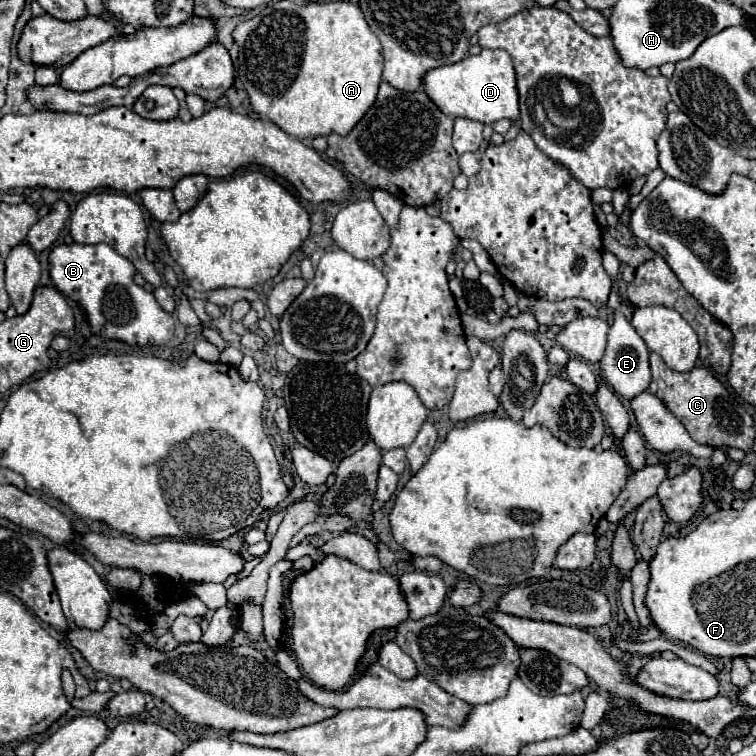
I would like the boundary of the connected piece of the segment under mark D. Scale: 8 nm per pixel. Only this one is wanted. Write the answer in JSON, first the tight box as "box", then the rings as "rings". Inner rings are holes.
{"box":[422,49,518,123],"rings":[[[482,49],[478,55],[466,55],[462,61],[452,65],[442,65],[426,71],[422,77],[422,87],[426,95],[450,117],[466,117],[480,123],[494,123],[498,119],[518,121],[518,91],[516,73],[512,59],[506,51]]]}

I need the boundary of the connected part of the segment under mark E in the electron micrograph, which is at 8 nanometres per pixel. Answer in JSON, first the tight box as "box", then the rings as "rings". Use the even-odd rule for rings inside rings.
{"box":[600,311,650,399],"rings":[[[616,311],[616,319],[610,327],[610,333],[608,333],[608,347],[606,347],[606,353],[600,361],[600,367],[602,367],[602,377],[604,381],[622,397],[622,399],[634,399],[636,395],[640,395],[640,391],[646,391],[648,385],[650,385],[650,365],[648,365],[648,347],[646,343],[642,341],[642,337],[634,331],[634,327],[626,321],[626,317]]]}

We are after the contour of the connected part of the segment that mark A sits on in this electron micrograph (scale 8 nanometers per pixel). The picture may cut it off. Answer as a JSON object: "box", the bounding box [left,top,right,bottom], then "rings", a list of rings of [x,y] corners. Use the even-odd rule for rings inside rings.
{"box":[232,1,384,139],"rings":[[[278,1],[262,9],[250,21],[240,23],[232,31],[232,37],[240,47],[238,77],[244,83],[252,109],[274,121],[288,135],[300,139],[326,137],[330,133],[348,135],[376,99],[384,63],[382,45],[370,31],[356,3],[330,1],[296,5]]]}

